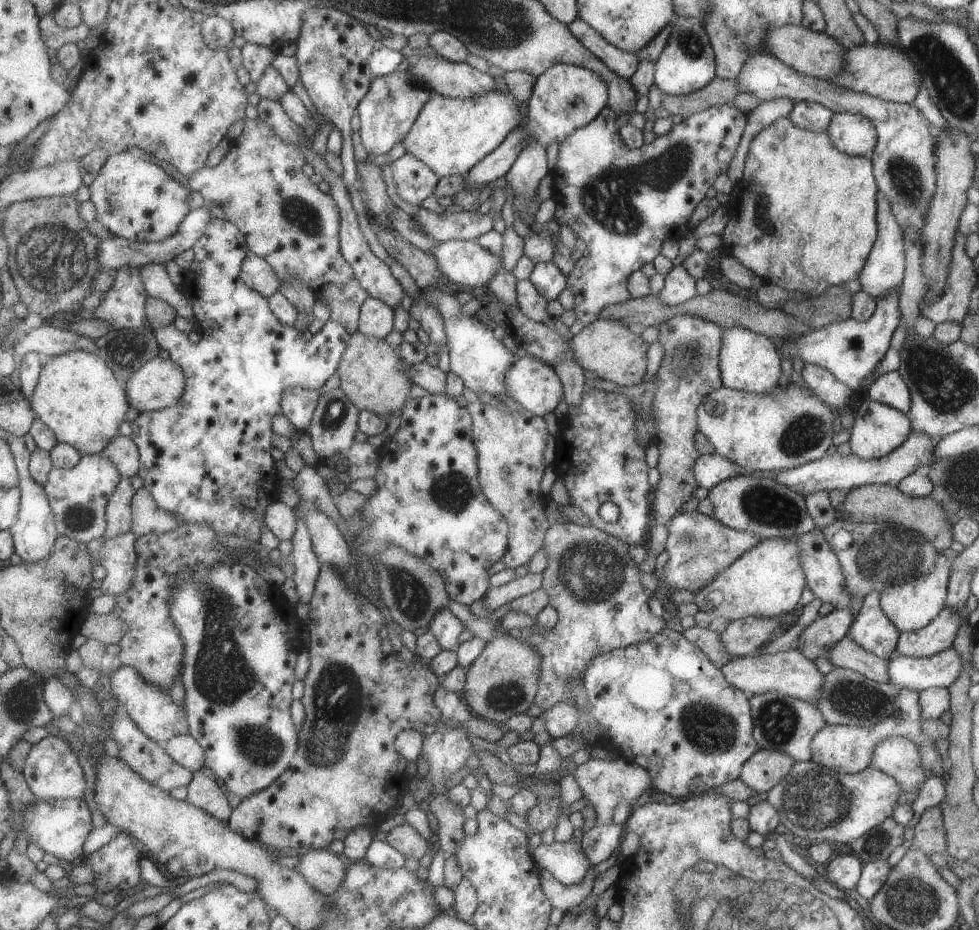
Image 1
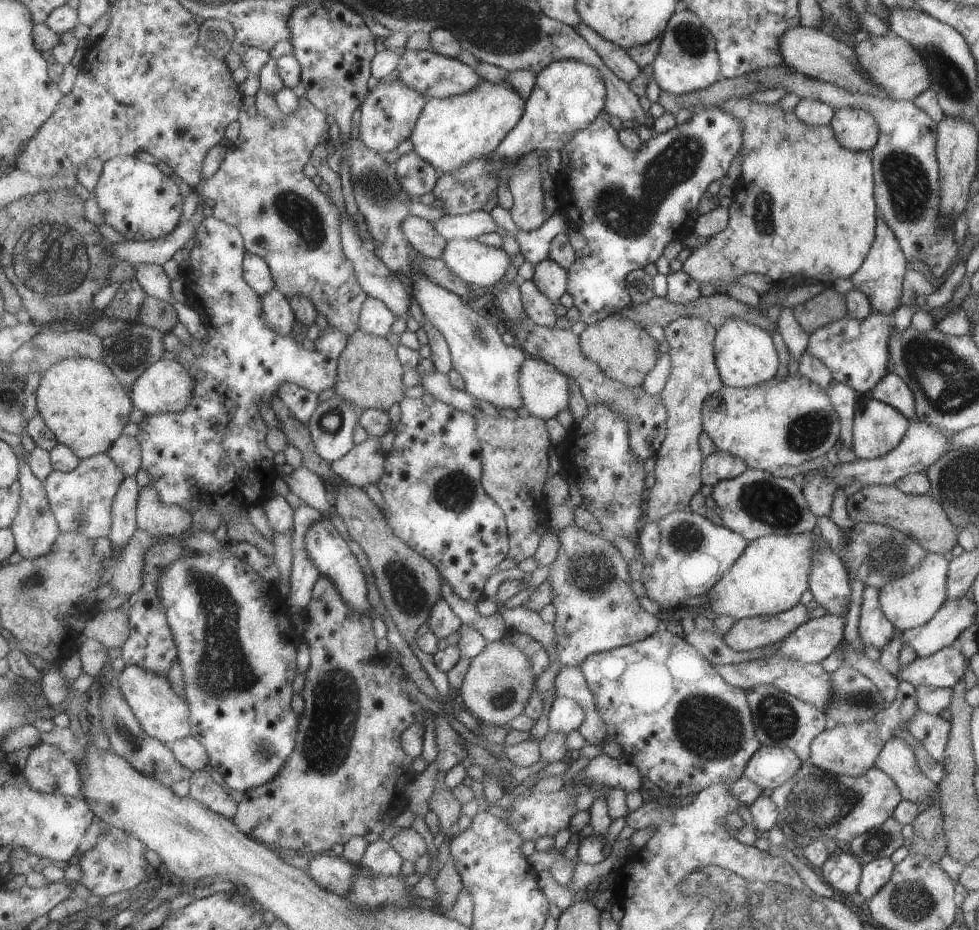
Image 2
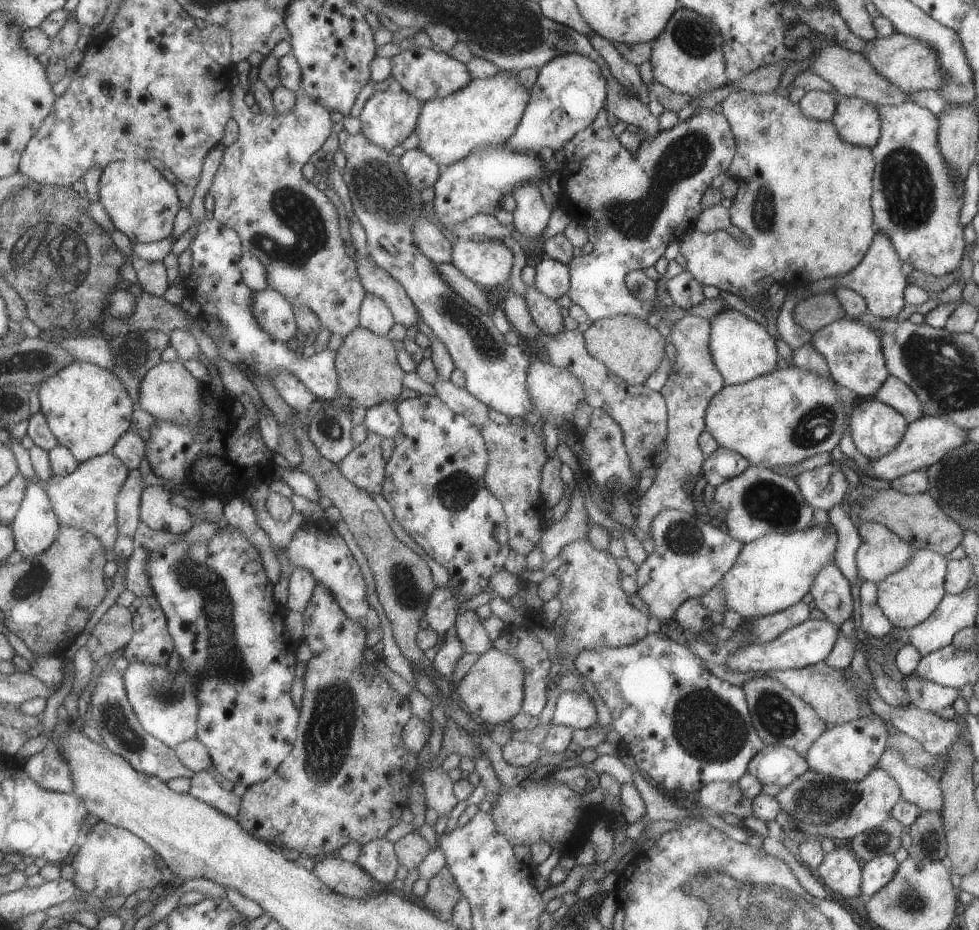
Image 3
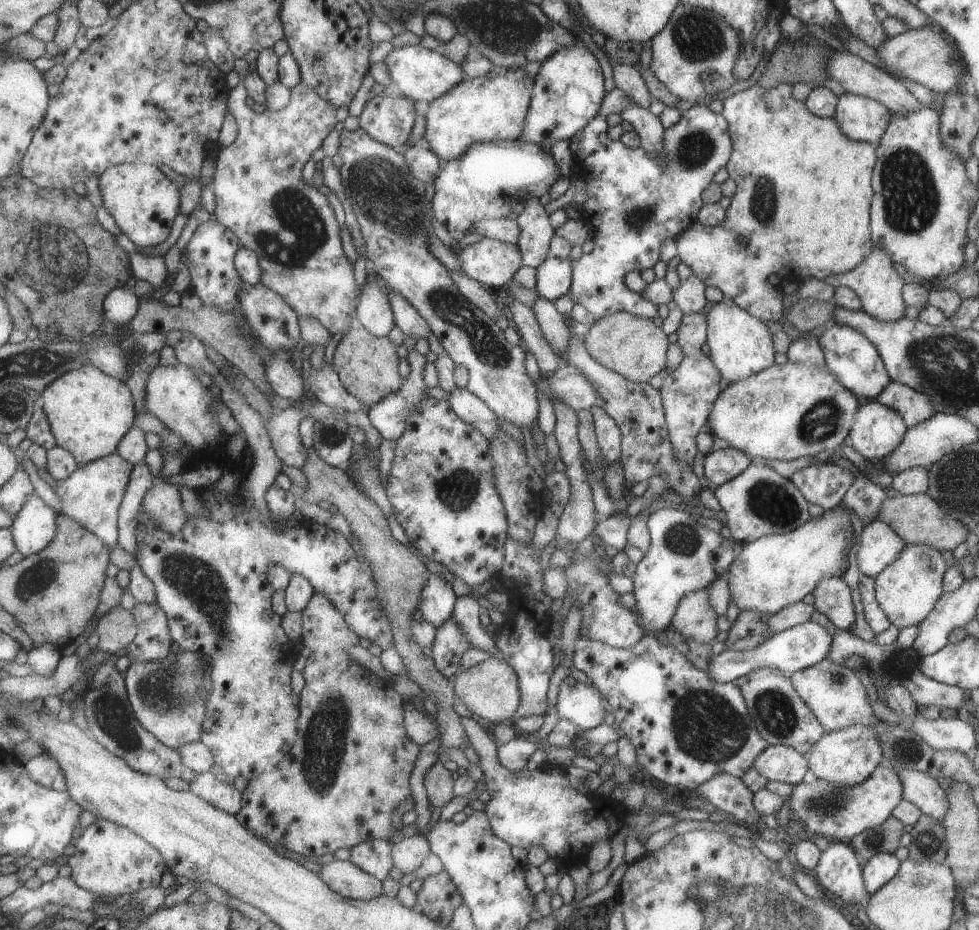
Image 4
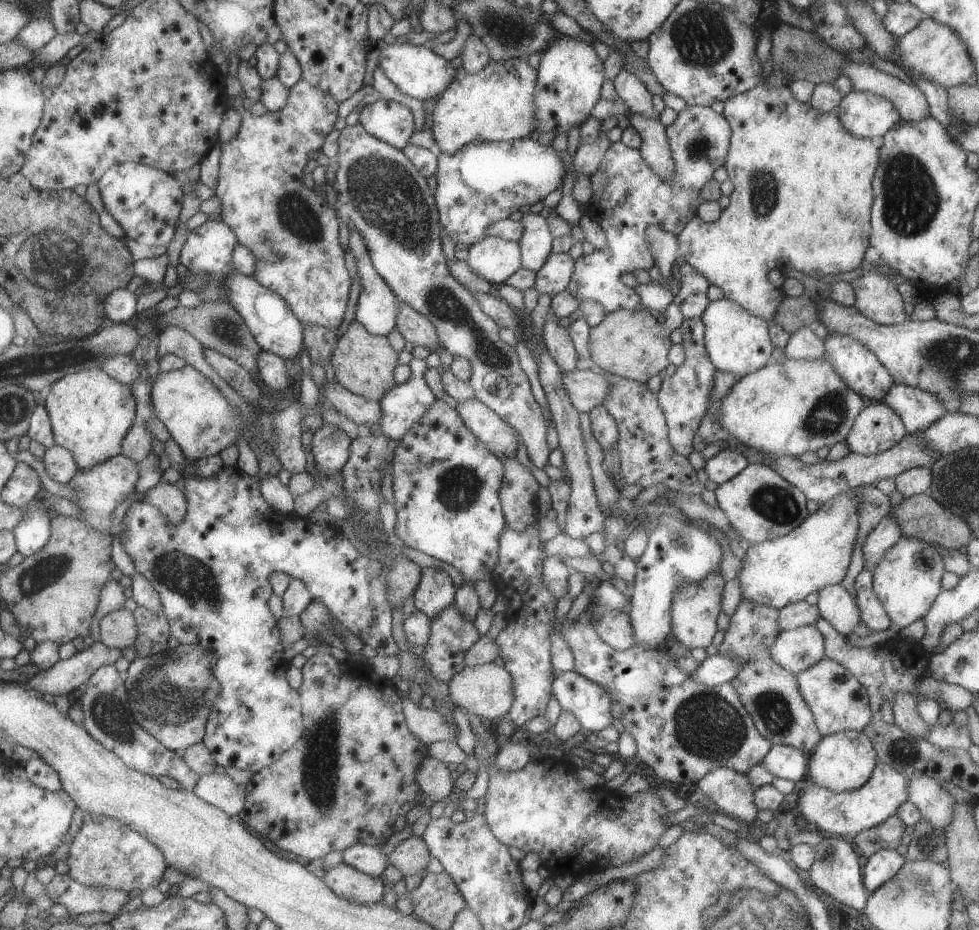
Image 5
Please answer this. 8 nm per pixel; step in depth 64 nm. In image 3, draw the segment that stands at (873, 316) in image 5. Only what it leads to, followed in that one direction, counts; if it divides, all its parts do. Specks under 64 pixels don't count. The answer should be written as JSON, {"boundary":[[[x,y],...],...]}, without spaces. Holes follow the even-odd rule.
{"boundary":[[[875,233],[865,256],[848,273],[838,277],[827,277],[806,284],[810,291],[818,294],[824,291],[833,291],[837,287],[851,289],[863,298],[866,310],[869,314],[880,319],[894,318],[903,308],[903,290],[906,286],[905,276],[901,273],[899,266],[902,262],[897,253],[890,245],[889,239],[884,234]]]}

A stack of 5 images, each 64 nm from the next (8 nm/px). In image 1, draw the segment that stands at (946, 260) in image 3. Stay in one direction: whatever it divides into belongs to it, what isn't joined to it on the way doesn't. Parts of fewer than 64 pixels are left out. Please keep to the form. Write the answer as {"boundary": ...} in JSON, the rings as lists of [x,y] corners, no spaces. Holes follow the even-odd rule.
{"boundary":[[[757,48],[748,50],[748,58],[744,60],[735,80],[740,92],[753,93],[762,102],[779,97],[794,101],[811,101],[826,106],[832,113],[848,112],[868,118],[876,130],[876,143],[869,159],[877,192],[888,201],[890,213],[899,230],[905,232],[907,228],[913,228],[923,248],[924,240],[920,232],[927,207],[936,189],[935,129],[915,106],[850,91],[835,83],[798,73],[773,55]]]}

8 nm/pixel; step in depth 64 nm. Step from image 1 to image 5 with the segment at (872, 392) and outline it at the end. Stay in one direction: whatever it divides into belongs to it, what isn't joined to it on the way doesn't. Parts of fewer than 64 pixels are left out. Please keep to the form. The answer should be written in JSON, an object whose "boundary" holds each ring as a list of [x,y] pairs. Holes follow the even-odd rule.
{"boundary":[[[894,384],[882,402],[902,420],[907,433],[922,431],[947,413],[934,394],[907,385]]]}

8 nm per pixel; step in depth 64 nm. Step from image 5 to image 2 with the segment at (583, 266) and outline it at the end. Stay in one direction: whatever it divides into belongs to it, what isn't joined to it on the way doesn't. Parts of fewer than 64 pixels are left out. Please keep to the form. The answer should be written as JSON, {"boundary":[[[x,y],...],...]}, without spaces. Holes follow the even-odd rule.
{"boundary":[[[707,107],[703,111],[694,113],[690,119],[687,119],[682,124],[676,124],[673,128],[666,130],[662,133],[655,133],[647,141],[643,141],[641,146],[637,150],[630,151],[628,147],[625,147],[619,139],[617,131],[615,131],[609,125],[610,116],[608,111],[603,111],[599,114],[595,121],[591,125],[587,125],[584,129],[575,133],[575,136],[564,146],[561,150],[562,167],[560,173],[563,174],[563,182],[556,184],[554,195],[557,199],[558,207],[565,211],[570,218],[571,226],[579,230],[586,240],[587,246],[591,249],[589,255],[581,256],[576,259],[570,268],[570,281],[568,286],[568,293],[573,297],[575,307],[581,311],[581,320],[585,324],[591,324],[597,321],[603,320],[609,315],[619,313],[625,309],[629,309],[634,306],[634,302],[631,300],[629,293],[626,289],[625,276],[628,272],[635,269],[643,269],[644,266],[654,263],[657,258],[662,255],[665,245],[668,245],[671,241],[681,241],[686,236],[691,235],[695,219],[699,216],[698,204],[700,198],[707,191],[707,186],[713,180],[720,180],[726,175],[727,168],[729,168],[729,162],[733,160],[733,157],[738,154],[742,140],[741,140],[741,128],[734,118],[731,118],[720,107]]]}

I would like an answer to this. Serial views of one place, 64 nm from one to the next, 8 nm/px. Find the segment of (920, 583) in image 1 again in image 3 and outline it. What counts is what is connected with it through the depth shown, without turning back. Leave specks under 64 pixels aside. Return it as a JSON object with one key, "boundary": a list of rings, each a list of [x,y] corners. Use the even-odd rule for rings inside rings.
{"boundary":[[[913,549],[903,566],[886,574],[879,582],[876,582],[877,606],[893,627],[913,628],[916,624],[923,622],[943,598],[946,593],[944,589],[945,575],[946,562],[943,555],[929,549]]]}

